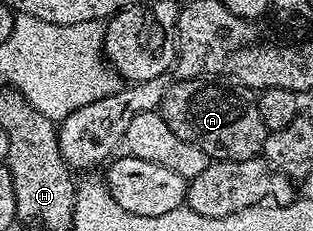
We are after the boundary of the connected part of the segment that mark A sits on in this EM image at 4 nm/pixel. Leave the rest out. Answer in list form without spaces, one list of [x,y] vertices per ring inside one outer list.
[[[217,77],[178,78],[176,82],[166,86],[159,110],[163,121],[183,141],[199,145],[213,161],[256,159],[264,152],[267,132],[250,88]]]

